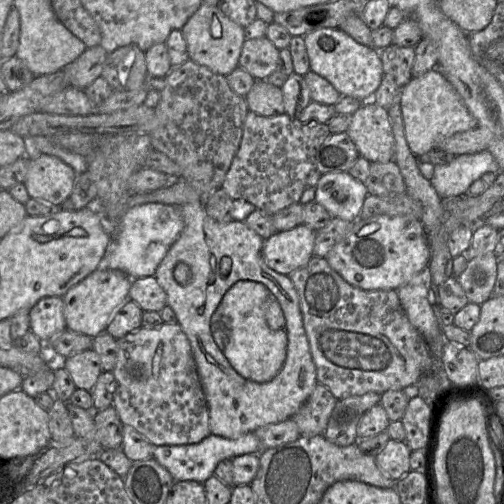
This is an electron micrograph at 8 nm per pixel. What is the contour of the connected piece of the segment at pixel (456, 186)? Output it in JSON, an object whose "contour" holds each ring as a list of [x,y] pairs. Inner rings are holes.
{"contour":[[[488,150],[455,155],[448,164],[435,165],[430,182],[441,200],[468,194],[470,185],[487,172],[498,174],[501,168]]]}

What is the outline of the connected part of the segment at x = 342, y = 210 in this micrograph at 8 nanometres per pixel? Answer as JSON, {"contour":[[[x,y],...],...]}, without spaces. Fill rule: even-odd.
{"contour":[[[348,172],[322,174],[315,186],[315,202],[323,206],[332,218],[355,222],[368,195],[364,183]]]}

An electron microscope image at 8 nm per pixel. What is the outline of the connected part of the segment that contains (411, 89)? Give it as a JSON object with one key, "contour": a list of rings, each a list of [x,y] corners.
{"contour":[[[431,69],[418,77],[412,77],[401,89],[400,107],[405,138],[415,156],[438,148],[442,141],[457,132],[478,126],[477,120],[470,114],[455,88],[438,69]]]}

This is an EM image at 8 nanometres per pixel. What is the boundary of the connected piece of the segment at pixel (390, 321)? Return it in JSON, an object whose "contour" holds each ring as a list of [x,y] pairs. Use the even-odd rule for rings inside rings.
{"contour":[[[313,256],[305,266],[288,276],[299,296],[317,382],[326,386],[336,399],[367,392],[382,394],[387,390],[402,390],[436,369],[436,359],[409,321],[396,290],[363,290],[353,286],[330,267],[325,257],[318,256]]]}

